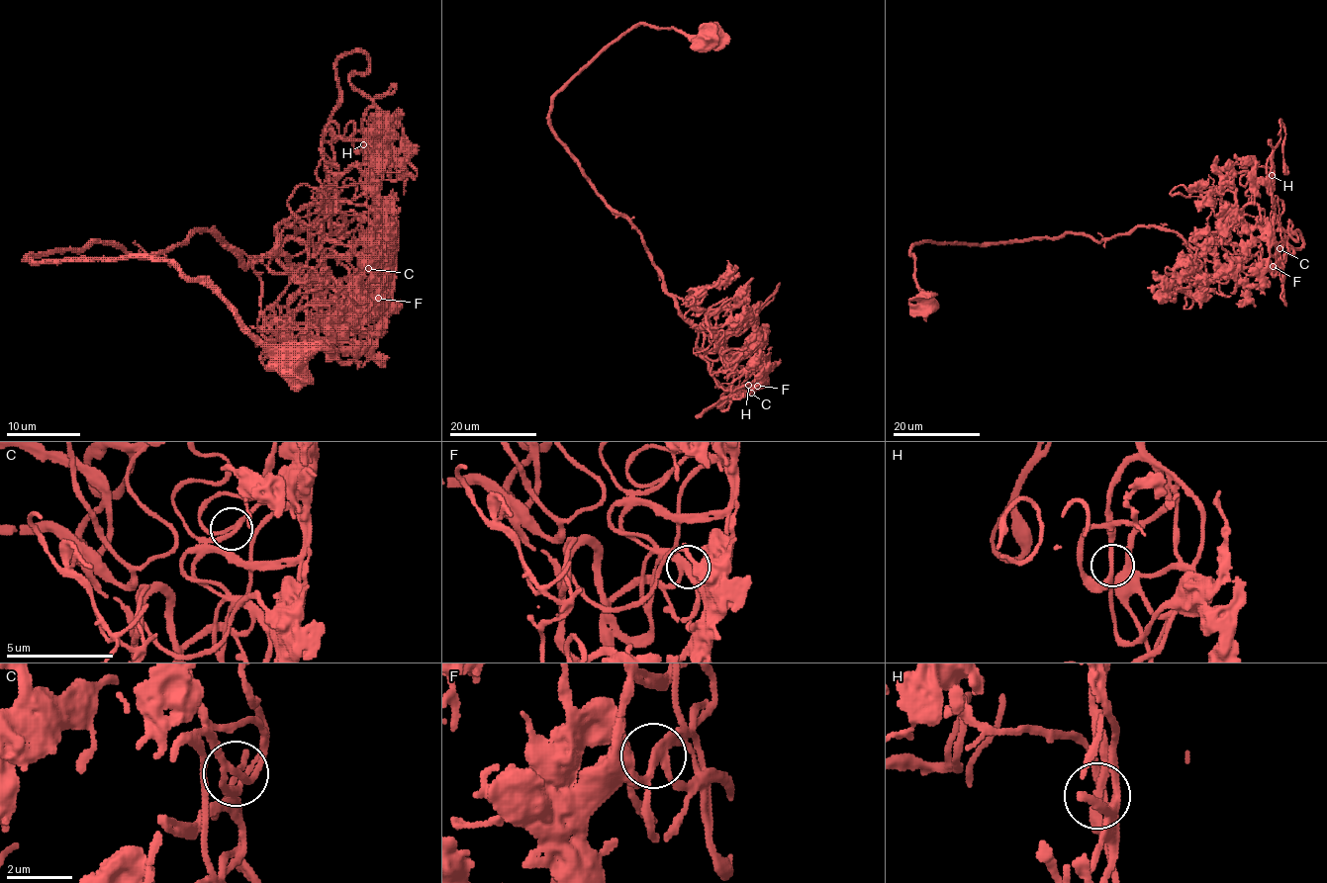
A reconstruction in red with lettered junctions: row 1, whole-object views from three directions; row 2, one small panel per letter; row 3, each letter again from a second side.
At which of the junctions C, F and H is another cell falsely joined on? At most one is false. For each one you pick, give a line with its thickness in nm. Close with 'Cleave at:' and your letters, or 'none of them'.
Cleave at: none of them

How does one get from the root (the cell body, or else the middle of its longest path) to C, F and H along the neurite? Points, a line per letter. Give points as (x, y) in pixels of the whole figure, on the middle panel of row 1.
C: (707, 42), (636, 24), (553, 98), (549, 129), (640, 235), (717, 386), (751, 393)
F: (707, 42), (636, 24), (553, 98), (549, 129), (640, 235), (717, 386), (757, 386)
H: (707, 42), (636, 24), (553, 98), (549, 129), (640, 235), (709, 372), (723, 388), (748, 384)

